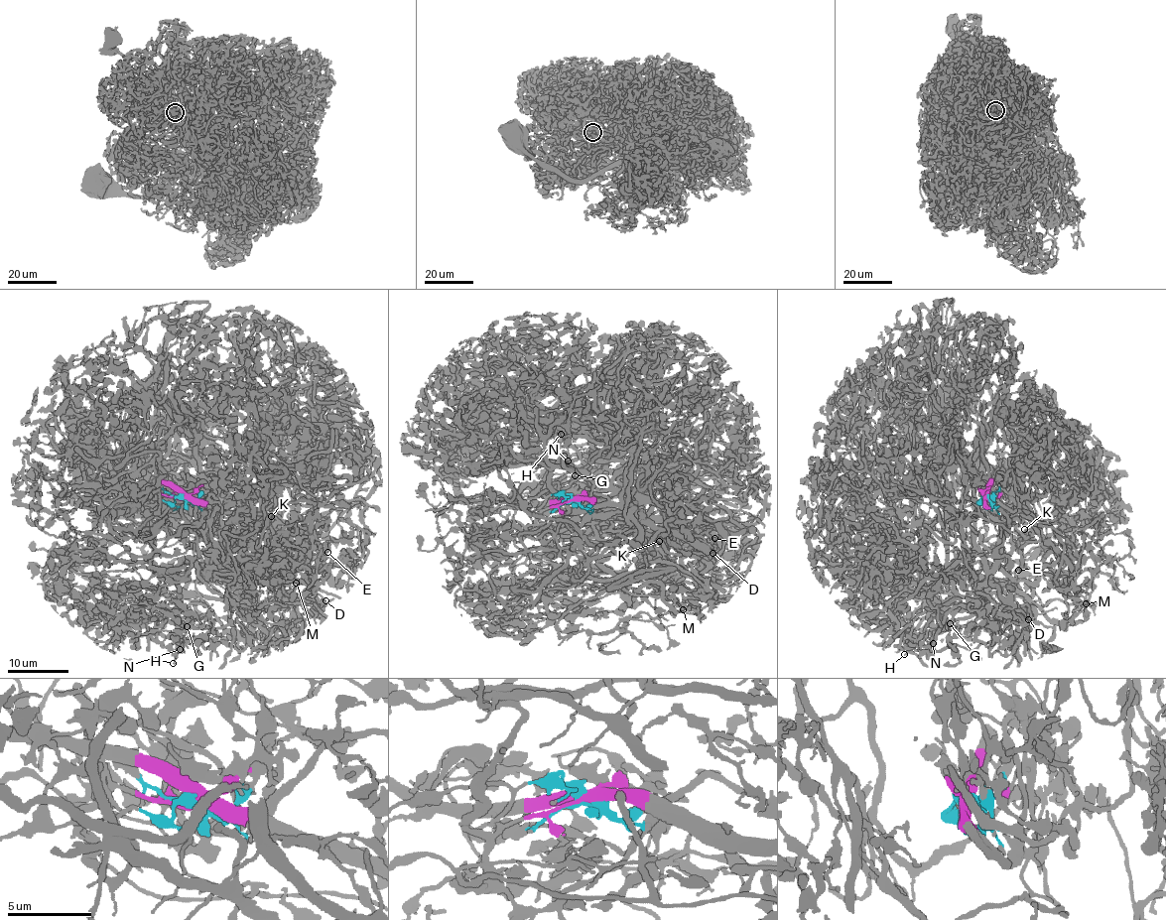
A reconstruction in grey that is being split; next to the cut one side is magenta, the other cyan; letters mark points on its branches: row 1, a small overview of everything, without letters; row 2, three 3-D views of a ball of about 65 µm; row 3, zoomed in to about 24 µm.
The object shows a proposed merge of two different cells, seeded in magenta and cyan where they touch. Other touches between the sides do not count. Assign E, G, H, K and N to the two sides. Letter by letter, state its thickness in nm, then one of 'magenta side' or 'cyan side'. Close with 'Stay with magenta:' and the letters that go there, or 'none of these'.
E: 130 nm | cyan side
G: 340 nm | cyan side
H: 150 nm | cyan side
K: 180 nm | cyan side
N: 180 nm | cyan side
Stay with magenta: none of these

